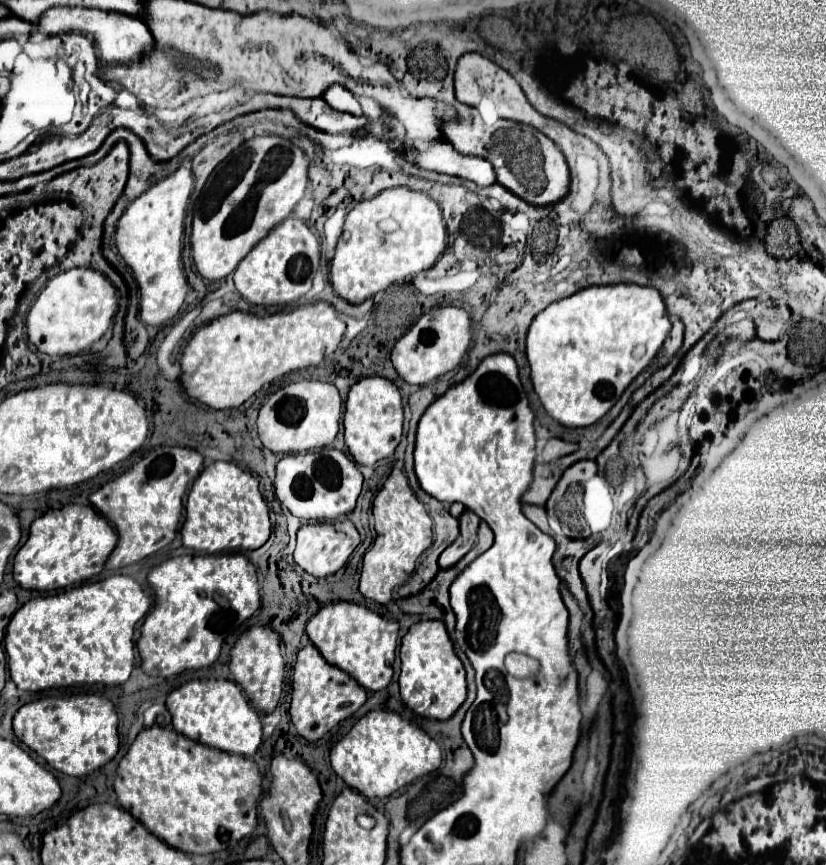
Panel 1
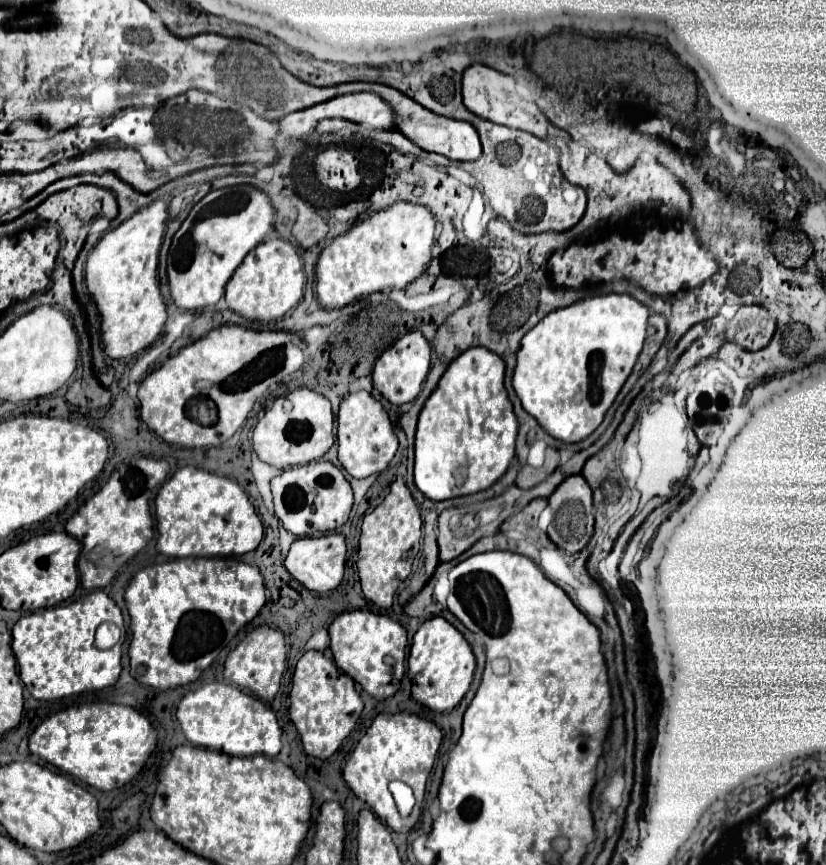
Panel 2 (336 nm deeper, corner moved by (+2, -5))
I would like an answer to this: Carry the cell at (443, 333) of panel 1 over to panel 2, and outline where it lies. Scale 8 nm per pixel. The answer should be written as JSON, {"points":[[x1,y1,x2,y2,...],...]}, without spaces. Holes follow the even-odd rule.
{"points":[[420,331,406,333,390,349,386,349,382,353,382,357,376,361,376,367,372,371,374,389,378,389,382,393,382,397,392,405,410,403,422,391,422,383,428,375,430,361,432,361,432,349,430,349,428,341,424,339,424,335]]}

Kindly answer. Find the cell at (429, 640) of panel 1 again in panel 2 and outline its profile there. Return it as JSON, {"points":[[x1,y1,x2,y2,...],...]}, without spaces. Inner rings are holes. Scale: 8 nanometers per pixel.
{"points":[[432,617,420,625,412,637,408,657,408,677,412,681,412,697,434,711,452,711,466,695,476,667,476,657,464,635,444,617]]}

